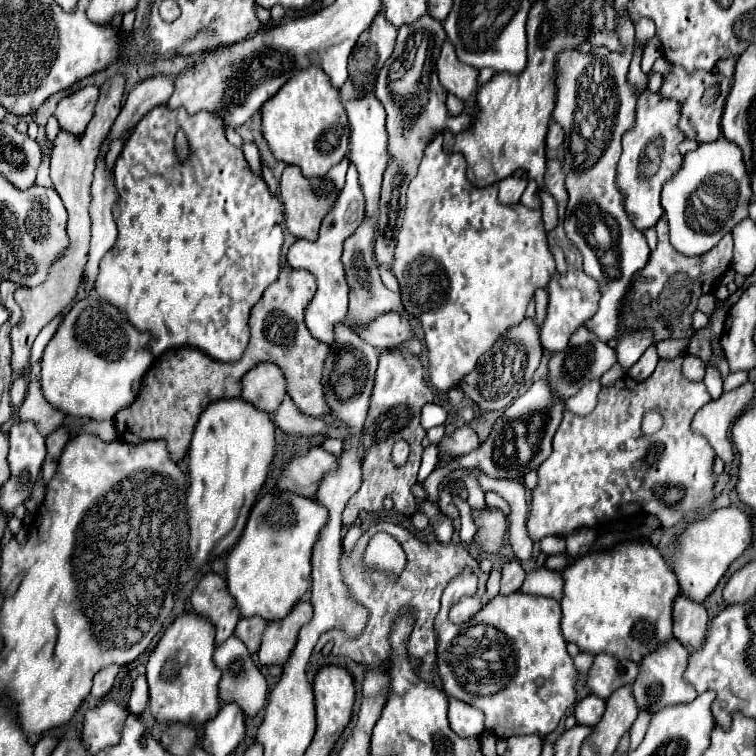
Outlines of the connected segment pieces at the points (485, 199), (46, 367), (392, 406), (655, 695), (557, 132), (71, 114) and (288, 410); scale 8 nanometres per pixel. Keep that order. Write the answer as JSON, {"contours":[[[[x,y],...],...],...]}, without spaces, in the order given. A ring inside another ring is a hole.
{"contours":[[[[437,136],[425,148],[425,154],[421,158],[417,176],[409,182],[409,188],[407,188],[407,208],[405,208],[405,216],[403,216],[403,222],[401,222],[401,228],[399,228],[399,234],[397,234],[395,258],[393,258],[393,264],[391,264],[391,272],[393,272],[393,276],[399,282],[401,300],[403,300],[403,306],[405,306],[407,314],[417,318],[421,322],[421,326],[423,326],[425,346],[429,350],[429,378],[431,378],[431,384],[439,392],[447,392],[453,386],[457,386],[459,380],[463,376],[467,376],[475,368],[479,356],[485,354],[507,332],[507,328],[517,326],[525,318],[525,308],[527,308],[529,300],[533,298],[533,292],[537,288],[545,288],[547,282],[551,280],[551,276],[555,274],[555,260],[553,260],[553,254],[551,254],[551,250],[547,246],[547,232],[543,228],[541,210],[529,210],[523,204],[507,204],[507,206],[501,204],[497,200],[497,186],[495,184],[493,186],[485,186],[485,188],[477,188],[477,186],[473,186],[467,180],[465,170],[467,170],[467,164],[465,164],[463,156],[457,154],[457,152],[447,154],[443,150],[443,138],[441,136]]],[[[91,296],[75,302],[73,308],[65,314],[59,330],[47,344],[41,358],[41,390],[45,400],[69,416],[89,420],[113,420],[113,416],[121,408],[127,408],[127,404],[133,404],[133,400],[137,400],[139,396],[145,372],[153,362],[149,342],[151,336],[131,326],[113,304],[101,302]]],[[[385,350],[379,354],[379,368],[377,380],[373,388],[369,416],[363,428],[363,476],[357,494],[347,502],[343,512],[343,526],[353,526],[359,512],[379,512],[383,510],[383,498],[393,500],[393,508],[405,516],[415,514],[415,496],[411,494],[411,486],[417,482],[417,470],[421,464],[423,452],[423,438],[425,430],[419,424],[421,408],[427,402],[435,402],[431,388],[423,378],[423,366],[417,356],[403,352],[403,350]],[[397,440],[405,440],[411,446],[411,454],[405,466],[395,468],[391,462],[391,448]]],[[[671,638],[669,642],[661,644],[661,648],[657,648],[653,654],[647,654],[641,660],[639,676],[633,682],[633,696],[641,710],[649,710],[651,714],[655,714],[655,712],[663,710],[665,706],[689,704],[697,696],[695,688],[683,680],[683,672],[687,668],[687,658],[689,658],[689,650],[685,646],[681,646],[675,638]]],[[[553,122],[547,132],[547,148],[559,148],[561,144],[563,144],[563,128],[557,122]]],[[[81,88],[75,94],[63,98],[55,110],[61,128],[71,134],[83,134],[85,126],[93,118],[97,100],[99,100],[99,88]]],[[[285,396],[285,400],[281,402],[281,406],[277,408],[277,412],[273,414],[273,420],[275,420],[277,428],[281,428],[285,434],[293,434],[293,432],[301,432],[301,434],[321,434],[342,441],[345,438],[345,431],[342,427],[327,426],[321,419],[303,416],[303,414],[295,408],[295,404],[291,402],[289,396]]]]}

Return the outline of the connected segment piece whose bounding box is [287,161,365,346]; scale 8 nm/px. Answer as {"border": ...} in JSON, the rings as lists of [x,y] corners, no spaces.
{"border":[[[350,161],[347,170],[347,180],[345,180],[345,188],[341,190],[337,204],[331,208],[331,212],[325,216],[323,224],[321,224],[321,232],[319,238],[315,242],[309,240],[297,240],[287,254],[287,262],[291,268],[303,268],[307,272],[311,272],[317,280],[317,292],[313,296],[313,300],[309,302],[307,310],[305,310],[305,324],[309,328],[309,332],[325,342],[325,344],[333,344],[335,336],[333,336],[333,326],[337,328],[337,324],[345,322],[345,314],[347,314],[347,280],[345,280],[345,270],[341,264],[341,252],[343,252],[343,242],[353,236],[353,232],[357,230],[357,224],[361,224],[361,220],[365,218],[365,196],[361,192],[361,186],[357,182],[357,169],[353,162]]]}

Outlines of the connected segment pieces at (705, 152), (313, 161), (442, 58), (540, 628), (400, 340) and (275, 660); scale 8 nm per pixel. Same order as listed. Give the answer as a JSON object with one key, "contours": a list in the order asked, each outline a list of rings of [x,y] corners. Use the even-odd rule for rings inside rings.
{"contours":[[[[719,136],[715,142],[699,144],[695,152],[683,156],[681,168],[665,182],[661,204],[669,222],[669,238],[677,252],[701,256],[709,252],[727,232],[749,216],[747,208],[753,198],[749,176],[737,144]]],[[[319,68],[297,72],[263,108],[263,136],[277,160],[295,164],[307,178],[325,176],[349,152],[349,122],[339,90]]],[[[449,40],[441,48],[441,54],[437,60],[437,74],[439,74],[441,86],[463,102],[471,100],[479,88],[479,82],[477,82],[479,72],[473,66],[461,64],[461,60],[457,60],[455,48]]],[[[513,592],[509,596],[497,594],[489,600],[471,622],[453,624],[445,612],[435,618],[437,632],[437,672],[443,682],[443,690],[449,698],[457,698],[469,706],[483,710],[485,730],[497,738],[511,736],[547,736],[551,734],[559,720],[565,716],[567,708],[575,702],[577,670],[573,658],[567,654],[567,642],[561,636],[561,608],[553,598],[529,596]]],[[[391,312],[379,316],[367,328],[359,330],[359,336],[375,348],[395,348],[409,342],[415,336],[415,332],[407,318],[403,318],[397,312]]],[[[297,602],[285,620],[267,624],[263,632],[263,644],[259,650],[259,662],[263,666],[283,666],[297,642],[301,626],[309,624],[313,608],[309,602]]]]}

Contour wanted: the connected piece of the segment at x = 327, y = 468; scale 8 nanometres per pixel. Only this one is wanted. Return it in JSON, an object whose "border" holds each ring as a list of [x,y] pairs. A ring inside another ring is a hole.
{"border":[[[315,446],[305,456],[291,460],[283,468],[285,472],[281,474],[281,480],[279,480],[279,488],[283,492],[315,498],[317,486],[321,484],[323,476],[333,472],[333,468],[337,468],[337,458],[329,454],[325,448]]]}

